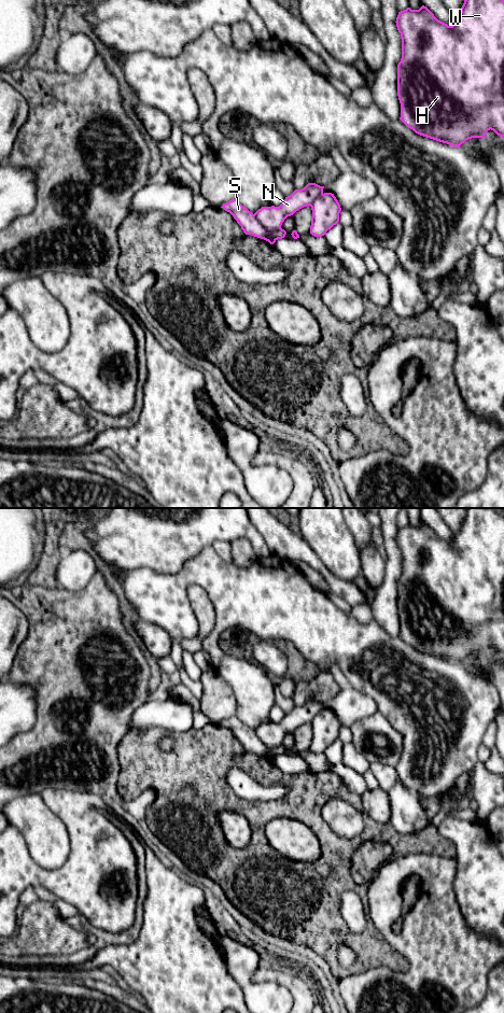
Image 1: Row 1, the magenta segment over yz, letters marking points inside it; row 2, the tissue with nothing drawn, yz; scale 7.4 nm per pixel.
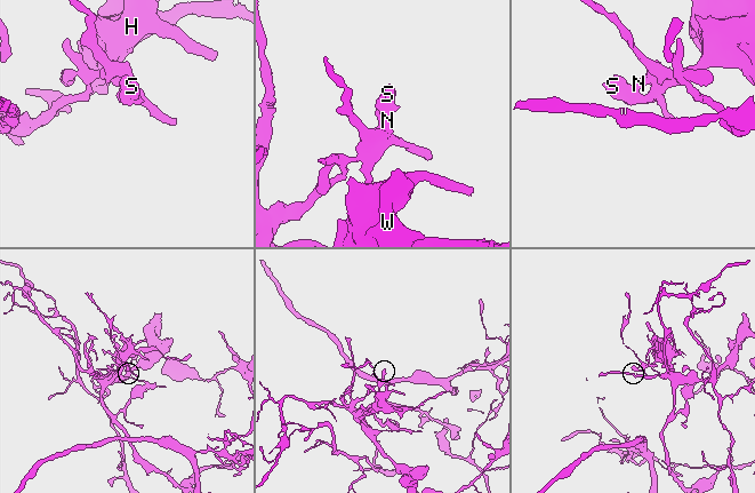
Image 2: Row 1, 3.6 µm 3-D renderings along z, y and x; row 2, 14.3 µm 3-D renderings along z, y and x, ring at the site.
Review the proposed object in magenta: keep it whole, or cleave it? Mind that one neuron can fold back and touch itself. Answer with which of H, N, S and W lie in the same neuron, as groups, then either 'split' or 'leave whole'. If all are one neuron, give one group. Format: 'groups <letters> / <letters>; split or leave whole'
groups H S W / N; split

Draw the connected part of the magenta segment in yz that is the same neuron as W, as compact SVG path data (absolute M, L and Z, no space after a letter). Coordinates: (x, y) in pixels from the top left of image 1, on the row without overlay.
M467 508L464 520L461 524L461 529L453 533L453 540L448 543L447 540L438 537L434 531L424 522L422 522L419 526L411 526L407 524L404 527L398 529L396 534L396 544L398 549L401 550L402 555L402 575L397 581L397 613L401 620L401 634L400 636L410 646L412 646L416 650L443 659L449 662L460 664L462 660L472 655L482 655L487 650L488 647L493 647L498 652L504 653L504 517L498 513L492 508Z

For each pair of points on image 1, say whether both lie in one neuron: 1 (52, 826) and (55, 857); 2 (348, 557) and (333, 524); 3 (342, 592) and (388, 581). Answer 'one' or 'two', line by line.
1: one
2: one
3: two

